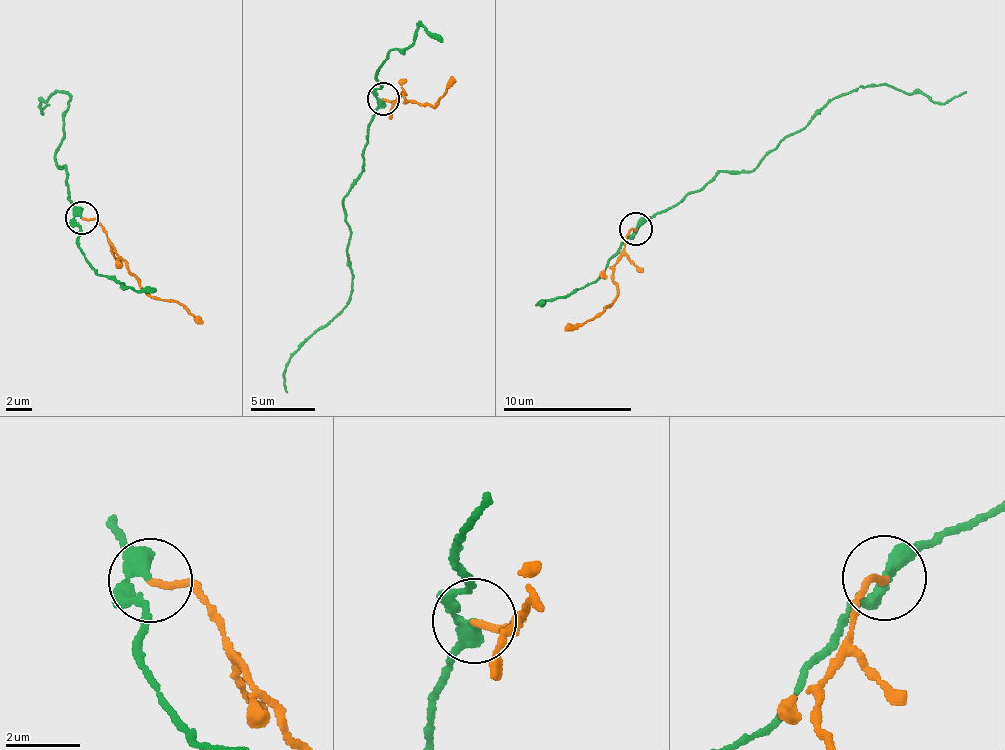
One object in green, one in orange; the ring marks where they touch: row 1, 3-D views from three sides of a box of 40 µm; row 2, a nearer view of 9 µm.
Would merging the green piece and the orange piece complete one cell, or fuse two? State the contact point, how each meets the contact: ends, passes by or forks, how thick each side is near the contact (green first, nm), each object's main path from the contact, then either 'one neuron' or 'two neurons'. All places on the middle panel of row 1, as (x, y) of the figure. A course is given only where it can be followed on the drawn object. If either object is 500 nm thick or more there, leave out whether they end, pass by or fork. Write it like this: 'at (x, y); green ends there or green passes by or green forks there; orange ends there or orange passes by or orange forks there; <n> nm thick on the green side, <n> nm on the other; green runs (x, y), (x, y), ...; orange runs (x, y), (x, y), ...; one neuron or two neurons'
at (383, 99); green passes by; orange ends there; 280 nm thick on the green side, 160 nm on the other; green runs (383, 98), (372, 119), (361, 172), (343, 202), (350, 230), (351, 289), (341, 309), (285, 368), (285, 392); orange runs (383, 98), (399, 99), (402, 92), (406, 100), (435, 107), (453, 75); two neurons

